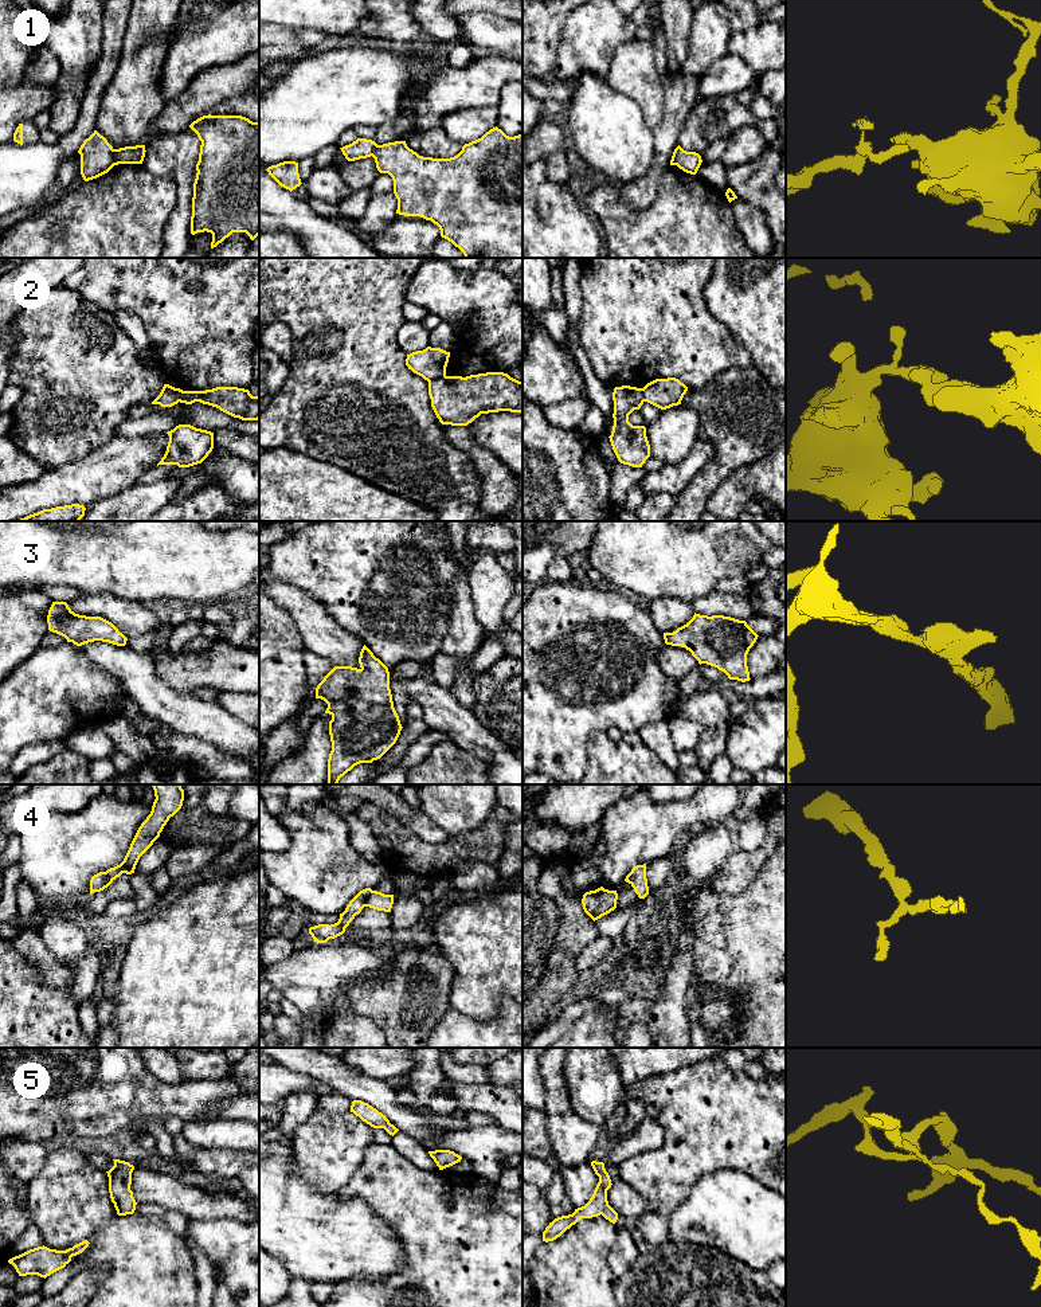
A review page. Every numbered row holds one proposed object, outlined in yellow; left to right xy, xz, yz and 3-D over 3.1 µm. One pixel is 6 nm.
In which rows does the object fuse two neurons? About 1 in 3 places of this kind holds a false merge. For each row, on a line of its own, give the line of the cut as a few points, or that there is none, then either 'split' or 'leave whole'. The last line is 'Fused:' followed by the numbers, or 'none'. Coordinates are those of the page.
1: cut xy (113, 149), (113, 161), (116, 164); split
2: cut xz (445, 375), (429, 382); split
3: cut none; leave whole
4: cut xy (104, 872), (106, 876), (105, 887); split
5: cut none; leave whole
Fused: 1, 2, 4

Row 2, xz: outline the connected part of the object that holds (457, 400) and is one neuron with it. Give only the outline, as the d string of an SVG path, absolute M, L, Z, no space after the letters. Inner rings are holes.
M504 372L443 376L428 381L431 407L442 424L467 426L481 414L523 414L523 381Z

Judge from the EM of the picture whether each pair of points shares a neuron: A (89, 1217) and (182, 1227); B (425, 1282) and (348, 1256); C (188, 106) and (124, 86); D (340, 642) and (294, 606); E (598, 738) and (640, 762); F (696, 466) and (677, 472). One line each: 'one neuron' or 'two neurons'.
A: two neurons
B: two neurons
C: two neurons
D: one neuron
E: one neuron
F: one neuron

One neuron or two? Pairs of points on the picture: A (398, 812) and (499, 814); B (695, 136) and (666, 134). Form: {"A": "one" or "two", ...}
{"A": "two", "B": "two"}

